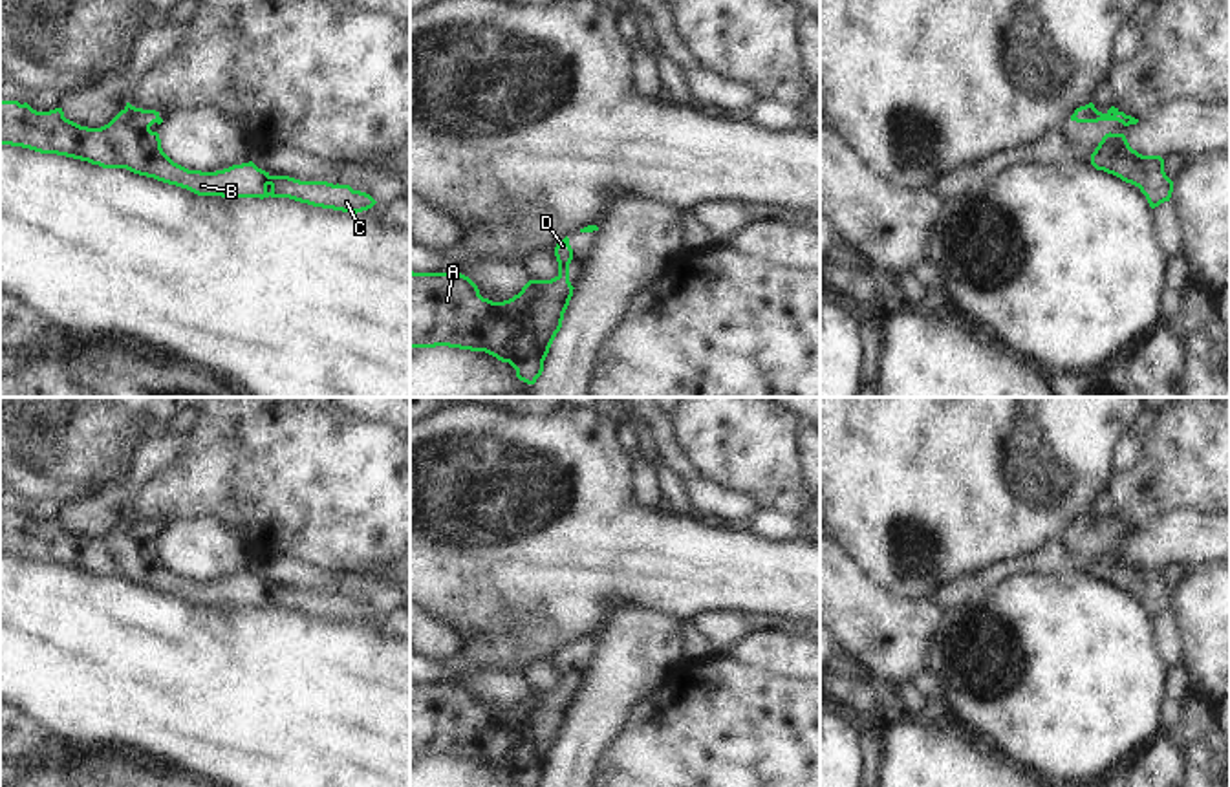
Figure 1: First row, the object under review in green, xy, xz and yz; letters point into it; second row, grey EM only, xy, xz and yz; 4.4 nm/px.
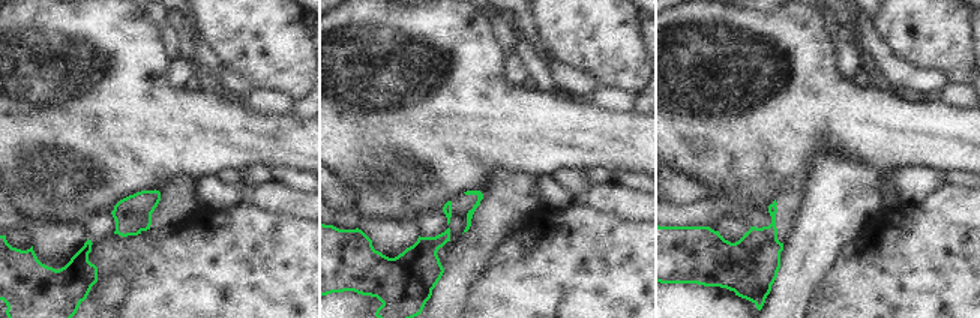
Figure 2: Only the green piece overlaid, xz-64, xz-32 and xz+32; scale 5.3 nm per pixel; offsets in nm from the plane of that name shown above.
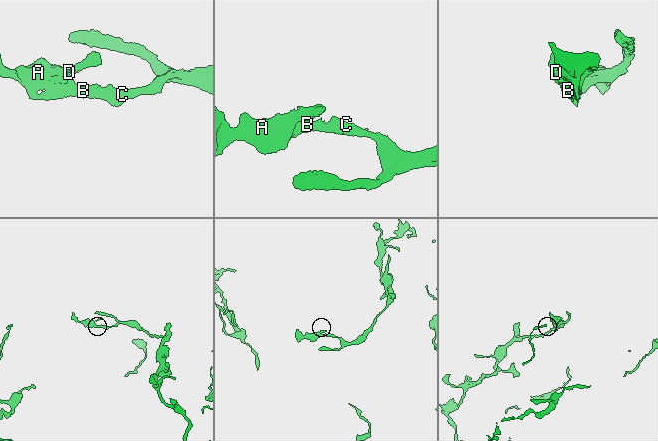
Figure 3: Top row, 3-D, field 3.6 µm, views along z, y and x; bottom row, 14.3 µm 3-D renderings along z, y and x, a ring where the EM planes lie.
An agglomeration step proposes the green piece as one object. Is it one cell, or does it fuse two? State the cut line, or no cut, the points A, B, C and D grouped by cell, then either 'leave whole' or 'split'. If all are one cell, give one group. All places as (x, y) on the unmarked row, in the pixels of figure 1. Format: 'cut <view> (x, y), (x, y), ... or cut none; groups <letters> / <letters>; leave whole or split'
cut none; groups A B C D; leave whole

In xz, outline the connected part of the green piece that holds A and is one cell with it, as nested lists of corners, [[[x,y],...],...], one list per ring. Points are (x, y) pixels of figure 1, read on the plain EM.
[[[567,646],[556,653],[555,666],[555,688],[529,690],[503,712],[483,708],[458,679],[410,681],[410,758],[485,761],[509,772],[516,787],[540,787],[575,699],[569,692],[573,659]]]

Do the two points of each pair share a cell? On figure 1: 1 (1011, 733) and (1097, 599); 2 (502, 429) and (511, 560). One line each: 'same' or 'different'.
1: same
2: same

